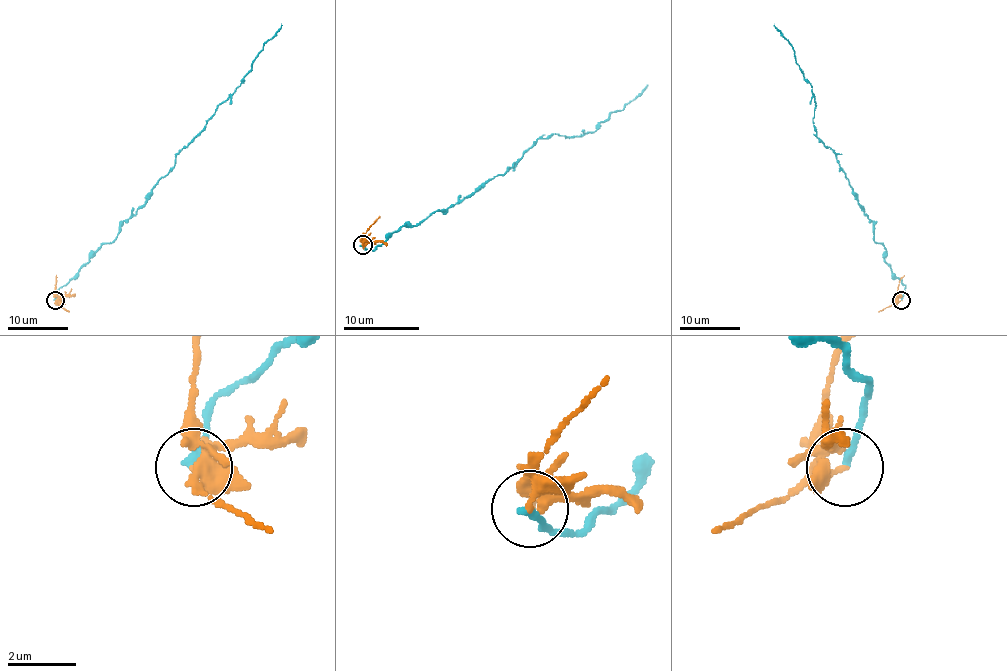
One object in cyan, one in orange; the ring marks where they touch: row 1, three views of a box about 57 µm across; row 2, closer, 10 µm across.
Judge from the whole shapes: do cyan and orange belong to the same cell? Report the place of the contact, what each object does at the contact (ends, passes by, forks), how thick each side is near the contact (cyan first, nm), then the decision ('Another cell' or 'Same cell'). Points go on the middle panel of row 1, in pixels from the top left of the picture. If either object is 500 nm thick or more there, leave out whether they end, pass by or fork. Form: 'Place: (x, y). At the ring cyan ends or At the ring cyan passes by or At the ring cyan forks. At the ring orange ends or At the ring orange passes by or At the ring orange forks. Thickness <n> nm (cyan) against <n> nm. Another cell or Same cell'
Place: (362, 245). At the ring cyan ends. At the ring orange passes by. Thickness 240 nm (cyan) against 240 nm. Another cell

